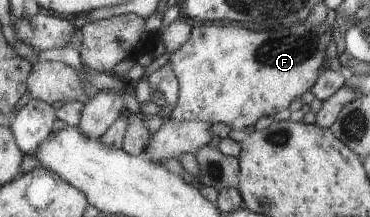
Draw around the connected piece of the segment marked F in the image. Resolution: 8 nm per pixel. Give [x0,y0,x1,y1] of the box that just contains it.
[169,20,335,130]

